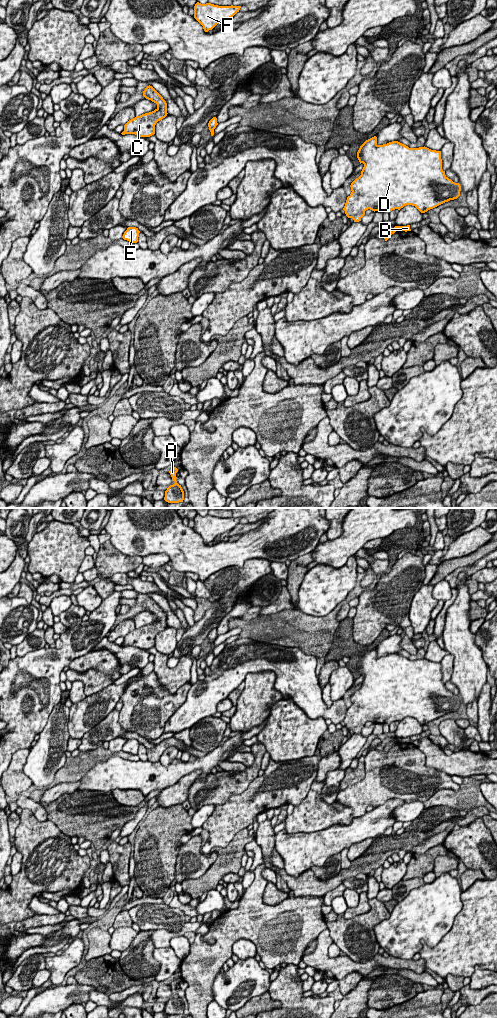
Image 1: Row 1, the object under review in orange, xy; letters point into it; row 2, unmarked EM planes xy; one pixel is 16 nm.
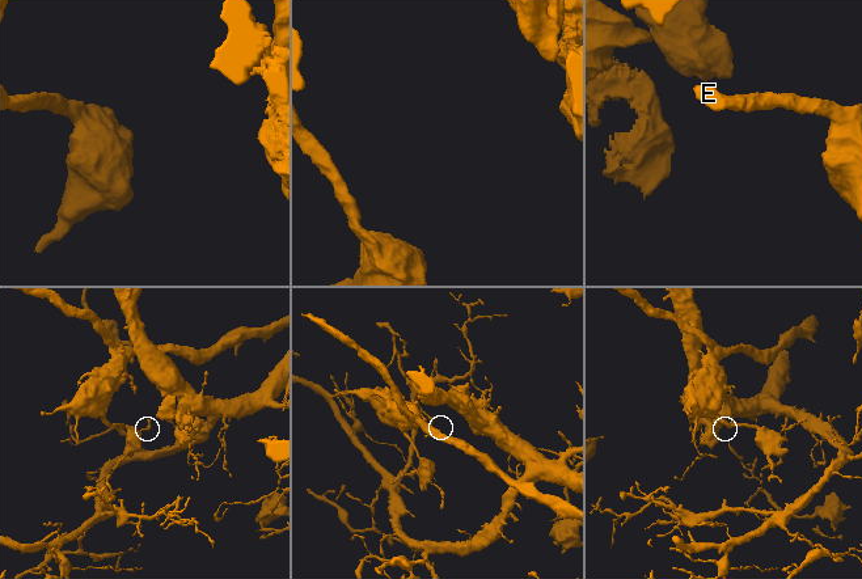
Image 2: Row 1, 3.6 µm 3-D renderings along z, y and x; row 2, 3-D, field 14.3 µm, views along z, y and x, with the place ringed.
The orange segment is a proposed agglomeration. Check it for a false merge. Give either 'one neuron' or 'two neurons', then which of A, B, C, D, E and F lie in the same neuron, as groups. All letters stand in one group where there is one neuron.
two neurons; groups A C D E F / B

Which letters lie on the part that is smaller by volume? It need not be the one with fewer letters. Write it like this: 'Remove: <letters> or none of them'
Remove: B

